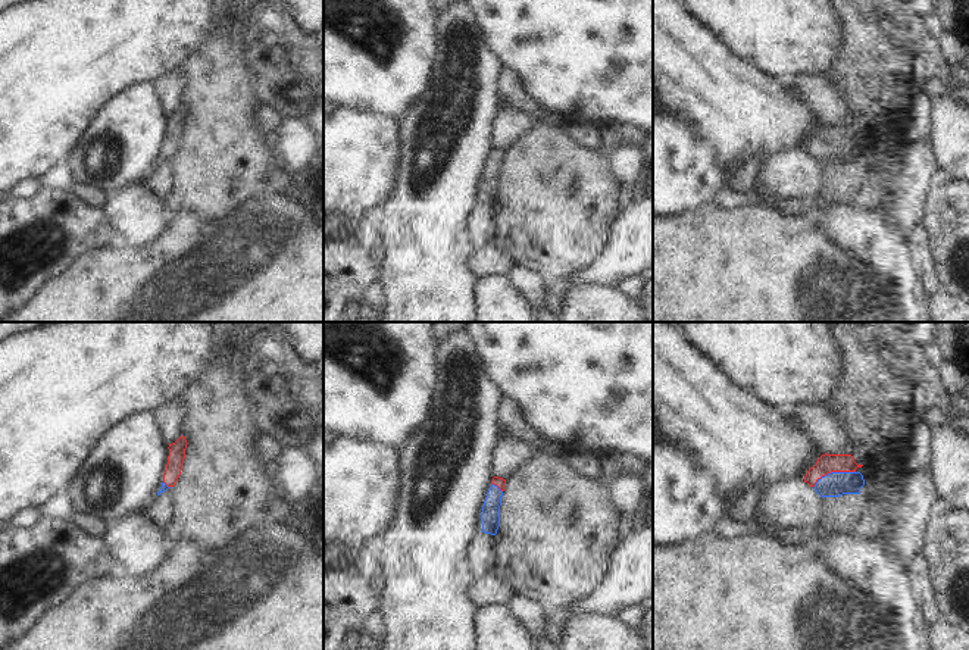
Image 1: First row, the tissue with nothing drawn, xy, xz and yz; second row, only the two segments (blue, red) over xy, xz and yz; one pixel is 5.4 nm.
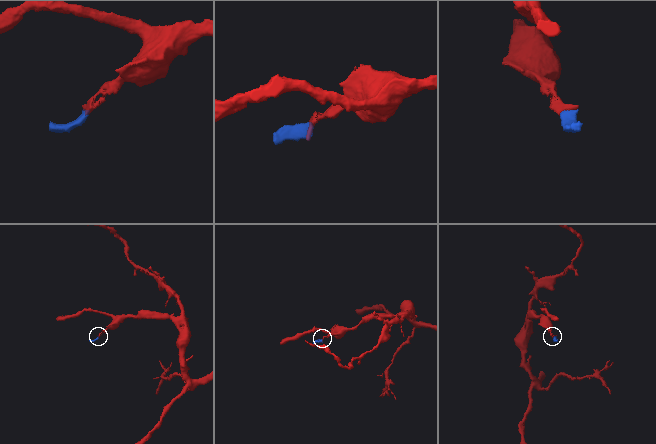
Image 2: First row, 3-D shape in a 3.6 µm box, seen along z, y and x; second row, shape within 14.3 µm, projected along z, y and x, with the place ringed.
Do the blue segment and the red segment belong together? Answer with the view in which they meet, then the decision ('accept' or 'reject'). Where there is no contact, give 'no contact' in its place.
yz | accept

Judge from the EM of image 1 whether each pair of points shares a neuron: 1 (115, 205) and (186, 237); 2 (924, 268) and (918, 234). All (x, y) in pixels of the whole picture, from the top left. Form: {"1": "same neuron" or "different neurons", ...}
{"1": "different neurons", "2": "same neuron"}

